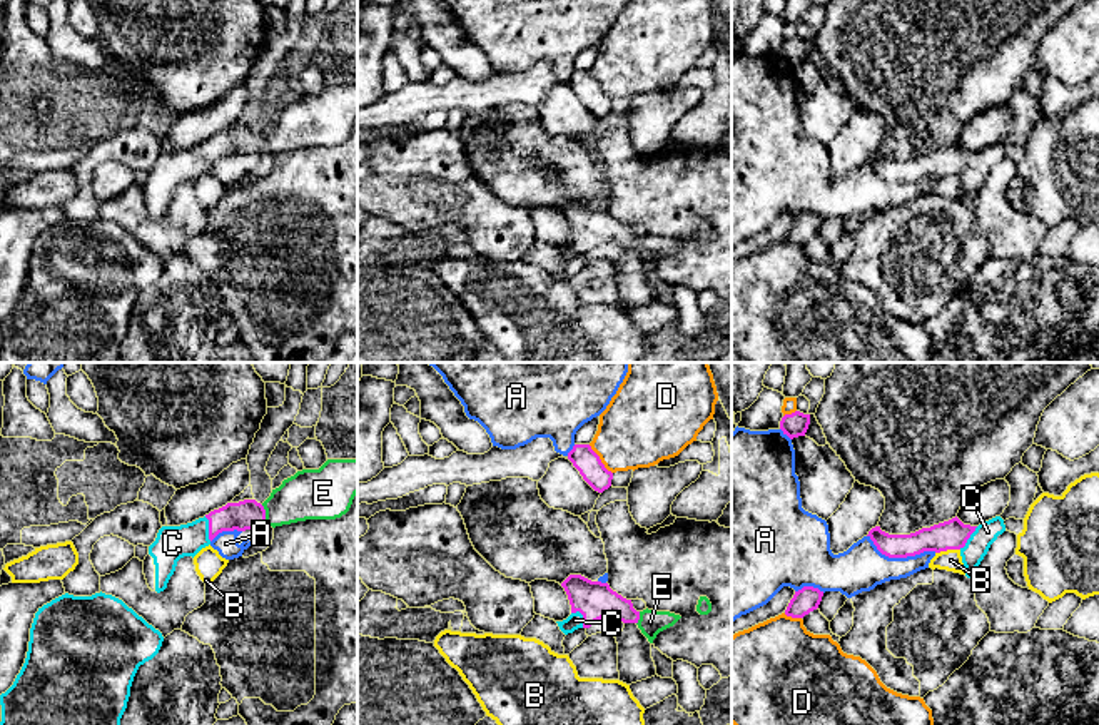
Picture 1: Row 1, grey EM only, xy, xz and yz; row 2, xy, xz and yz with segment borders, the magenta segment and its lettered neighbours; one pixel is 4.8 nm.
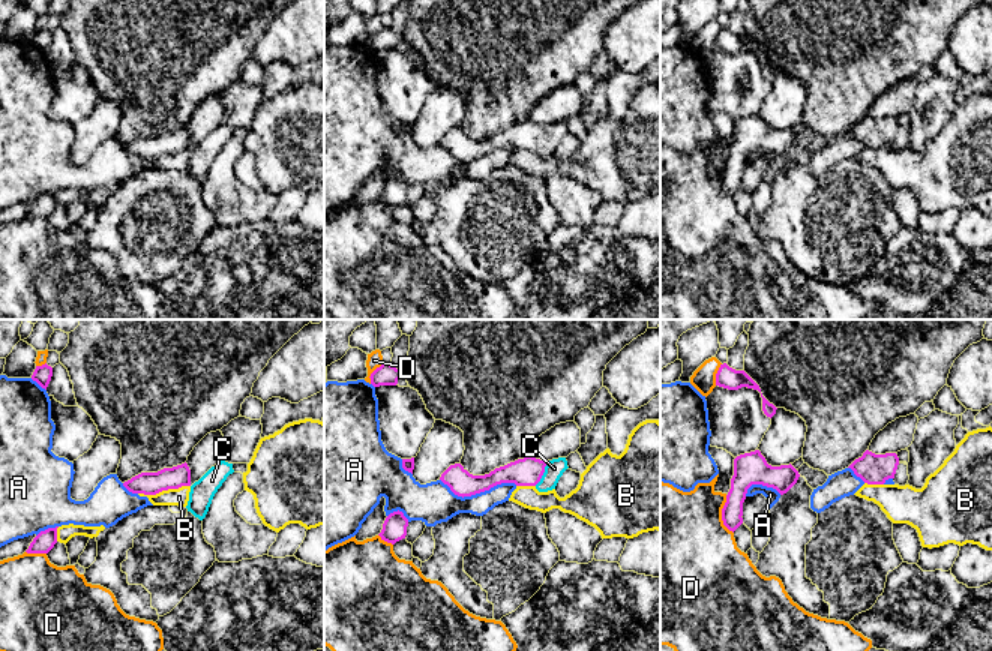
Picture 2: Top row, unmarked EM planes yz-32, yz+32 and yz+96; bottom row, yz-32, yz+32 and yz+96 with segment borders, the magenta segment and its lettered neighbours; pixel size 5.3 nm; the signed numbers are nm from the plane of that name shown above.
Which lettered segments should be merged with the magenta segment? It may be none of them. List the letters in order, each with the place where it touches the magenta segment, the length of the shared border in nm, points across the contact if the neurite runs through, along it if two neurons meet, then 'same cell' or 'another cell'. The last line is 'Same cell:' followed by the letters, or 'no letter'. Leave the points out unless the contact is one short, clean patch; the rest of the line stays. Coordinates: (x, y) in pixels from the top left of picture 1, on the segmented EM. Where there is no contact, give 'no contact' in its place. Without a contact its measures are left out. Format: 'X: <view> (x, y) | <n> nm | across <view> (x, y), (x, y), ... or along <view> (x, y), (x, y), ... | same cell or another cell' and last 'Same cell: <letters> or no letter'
A: yz (901, 557) | 340 nm | another cell
B: yz (947, 548) | 120 nm | another cell
C: xy (209, 528) | 120 nm | across xy (244, 515), (217, 520), (209, 528), (187, 540), (172, 543) | same cell
D: xz (600, 460) | 180 nm | another cell
E: xy (264, 515) | 100 nm | across xy (244, 515), (264, 515), (311, 493) | same cell
Same cell: C, E

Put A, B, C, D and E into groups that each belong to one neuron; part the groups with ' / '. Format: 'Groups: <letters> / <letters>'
Groups: A / B / C E / D

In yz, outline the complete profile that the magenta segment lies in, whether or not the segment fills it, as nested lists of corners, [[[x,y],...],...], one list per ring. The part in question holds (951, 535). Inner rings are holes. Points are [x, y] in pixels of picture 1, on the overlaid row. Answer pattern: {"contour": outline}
{"contour": [[[957,516],[922,528],[910,535],[889,535],[875,526],[869,531],[869,538],[877,550],[889,558],[907,558],[924,551],[959,550],[965,566],[965,576],[974,578],[975,568],[987,555],[990,545],[1005,531],[1004,520],[995,516],[979,526],[964,525]]]}

